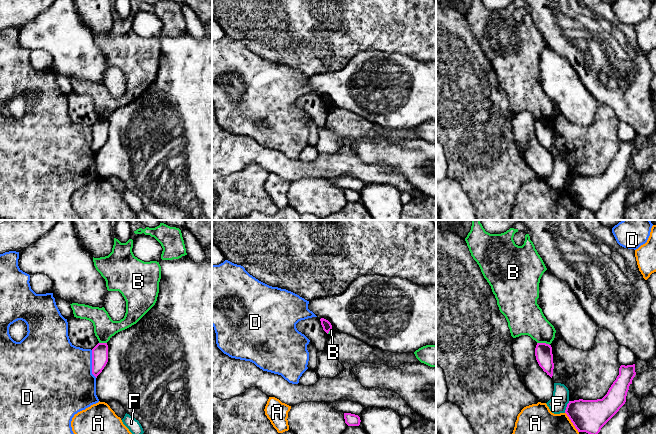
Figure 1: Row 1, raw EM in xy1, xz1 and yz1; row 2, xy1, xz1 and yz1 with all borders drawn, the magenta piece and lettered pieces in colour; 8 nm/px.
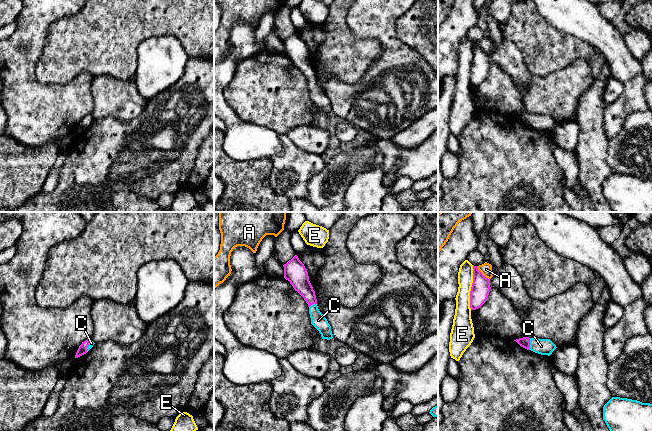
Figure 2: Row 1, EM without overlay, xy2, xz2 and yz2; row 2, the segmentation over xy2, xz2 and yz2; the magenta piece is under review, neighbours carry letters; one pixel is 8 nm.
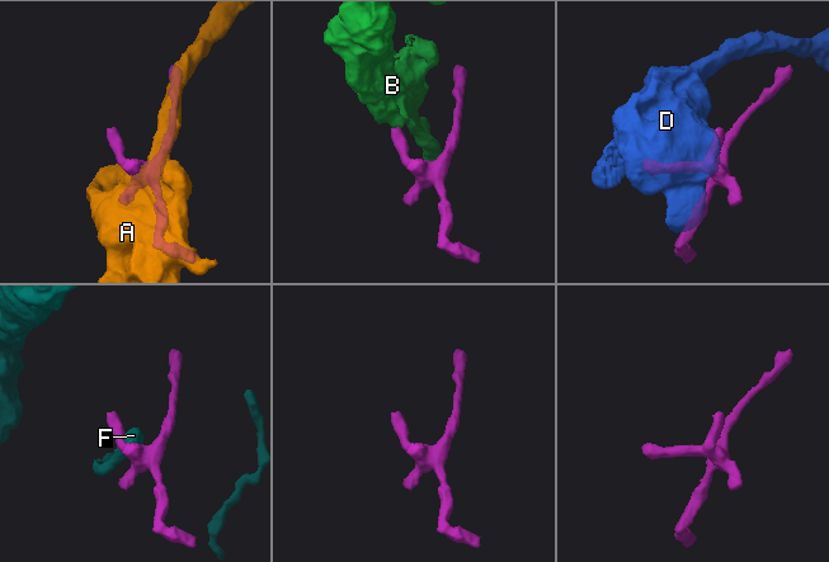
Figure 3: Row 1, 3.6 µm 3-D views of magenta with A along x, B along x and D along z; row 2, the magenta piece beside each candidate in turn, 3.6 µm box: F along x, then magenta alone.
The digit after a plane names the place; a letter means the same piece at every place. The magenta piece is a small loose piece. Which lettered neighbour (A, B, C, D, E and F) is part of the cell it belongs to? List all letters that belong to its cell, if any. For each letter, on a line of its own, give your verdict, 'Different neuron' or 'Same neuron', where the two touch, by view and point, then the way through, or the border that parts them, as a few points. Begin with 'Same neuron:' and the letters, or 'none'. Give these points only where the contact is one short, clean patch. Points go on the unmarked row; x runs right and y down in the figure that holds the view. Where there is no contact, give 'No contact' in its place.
Same neuron: C
A: Different neuron. Touches magenta at yz1 (571, 197)
B: Different neuron. Touches magenta at yz1 (543, 119). Boundary: yz1 (537, 118), (545, 118), (549, 121)
C: Same neuron. Touches magenta at yz2 (529, 120). Path across: yz2 (524, 118), (529, 120), (541, 122)
D: Different neuron. Touches magenta at xy1 (92, 140)
E: Different neuron. Touches magenta at yz2 (471, 63)
F: Different neuron. Touches magenta at yz1 (566, 183)

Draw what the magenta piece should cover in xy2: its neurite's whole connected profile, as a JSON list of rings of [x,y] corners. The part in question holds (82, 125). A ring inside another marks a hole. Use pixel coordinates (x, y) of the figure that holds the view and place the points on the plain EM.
[[[89,114],[82,118],[82,120],[79,122],[75,134],[78,134],[84,130],[86,130],[94,121],[95,119]]]

